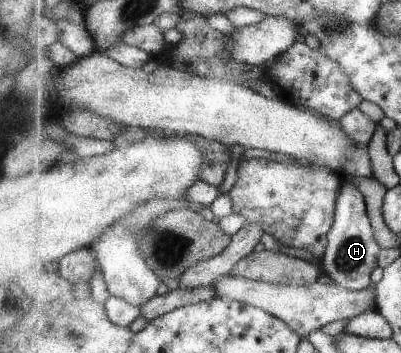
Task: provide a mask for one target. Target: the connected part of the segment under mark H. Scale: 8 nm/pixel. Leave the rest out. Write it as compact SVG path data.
M344 178L337 198L335 221L328 233L328 246L321 258L323 273L329 274L337 285L345 289L354 292L366 290L371 287L371 273L377 267L381 248L375 237L364 193L357 184L347 183Z

